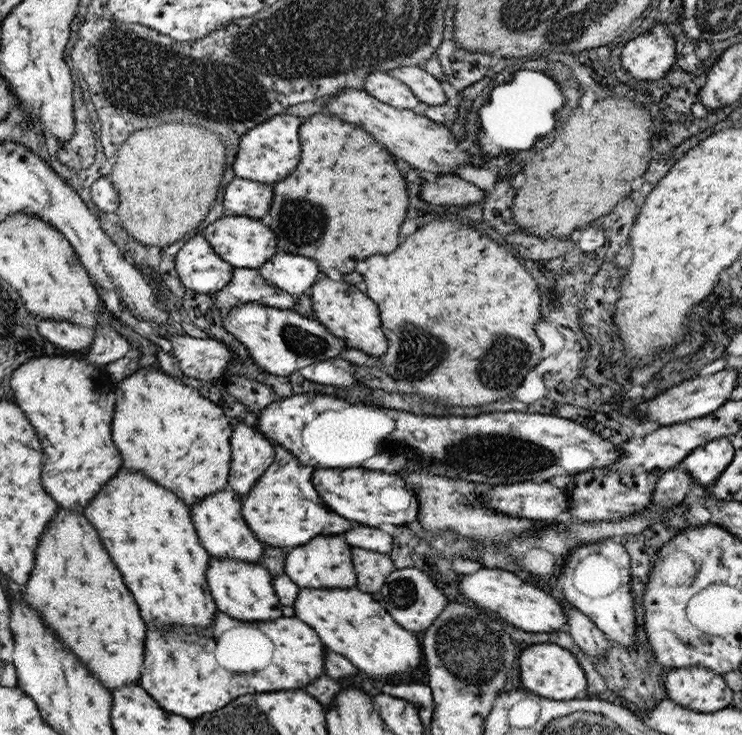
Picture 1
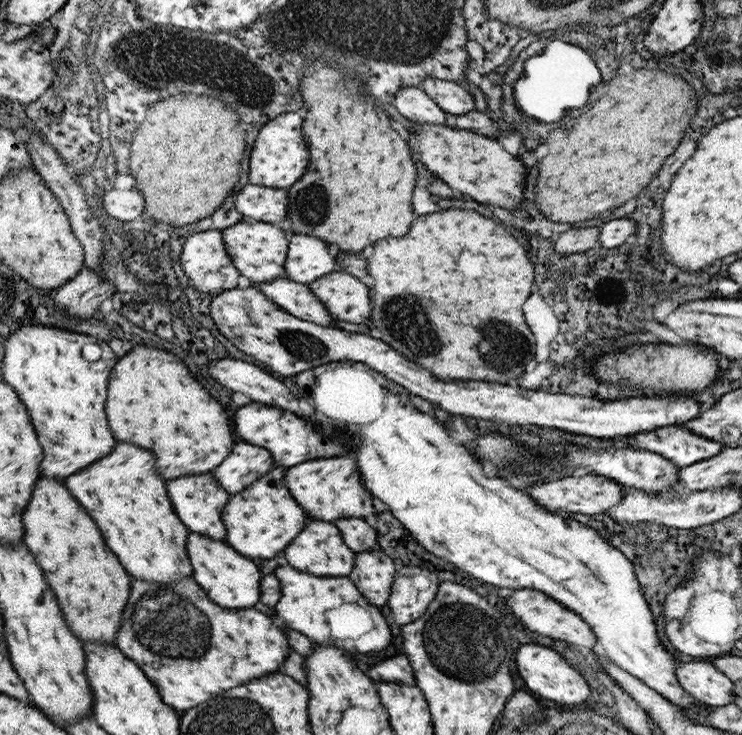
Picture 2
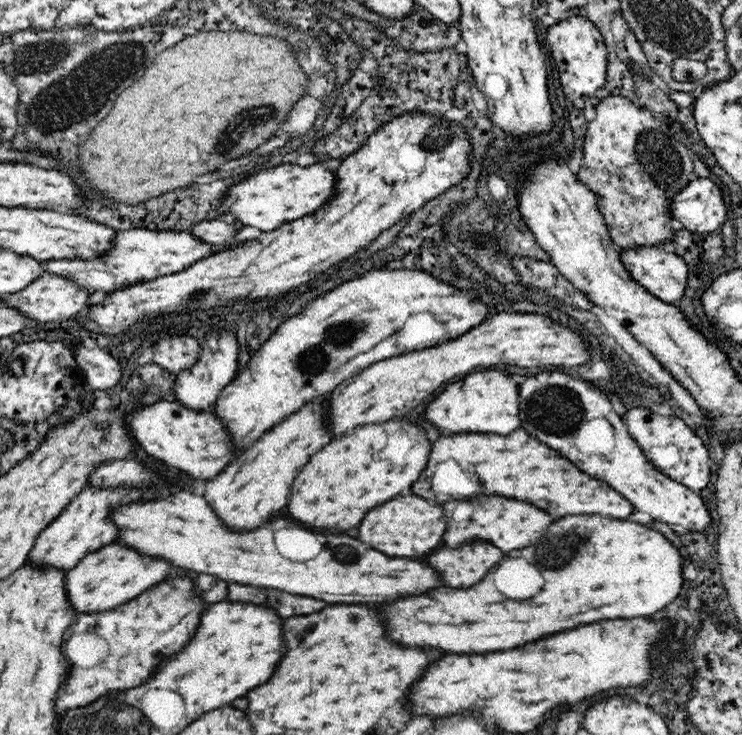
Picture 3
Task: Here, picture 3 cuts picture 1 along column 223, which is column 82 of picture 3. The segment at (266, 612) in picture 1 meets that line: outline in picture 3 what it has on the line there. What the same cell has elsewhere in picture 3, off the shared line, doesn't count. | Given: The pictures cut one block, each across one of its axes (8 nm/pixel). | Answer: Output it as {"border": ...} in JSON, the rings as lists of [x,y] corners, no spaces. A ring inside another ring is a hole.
{"border":[[[114,542],[112,546],[104,546],[92,554],[86,554],[76,568],[66,572],[66,594],[70,594],[70,600],[78,610],[76,614],[108,612],[138,598],[150,590],[150,586],[158,586],[158,582],[166,578],[168,568],[170,564],[164,562],[164,558],[146,558],[140,556],[138,550],[130,550],[124,544]]]}

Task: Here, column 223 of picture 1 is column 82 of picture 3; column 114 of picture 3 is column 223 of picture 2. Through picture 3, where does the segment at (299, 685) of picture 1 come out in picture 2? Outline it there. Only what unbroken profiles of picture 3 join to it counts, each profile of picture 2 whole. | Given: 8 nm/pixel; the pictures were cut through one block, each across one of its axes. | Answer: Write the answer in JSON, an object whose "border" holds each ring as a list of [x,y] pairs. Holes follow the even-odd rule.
{"border":[[[133,578],[115,646],[149,674],[161,700],[179,714],[209,702],[227,688],[279,672],[291,652],[285,630],[273,618],[257,610],[225,610],[209,602],[207,592],[193,578],[157,588],[153,582]]]}

